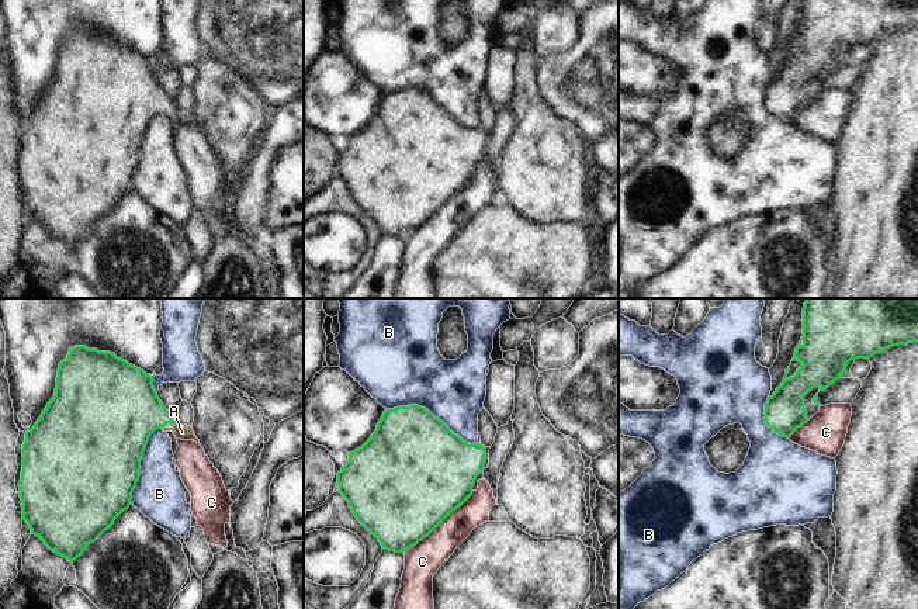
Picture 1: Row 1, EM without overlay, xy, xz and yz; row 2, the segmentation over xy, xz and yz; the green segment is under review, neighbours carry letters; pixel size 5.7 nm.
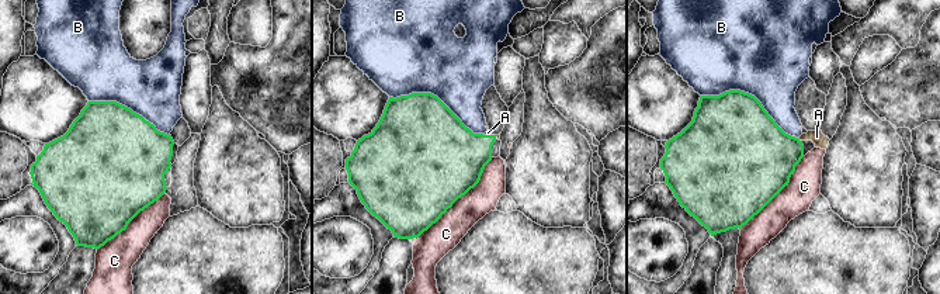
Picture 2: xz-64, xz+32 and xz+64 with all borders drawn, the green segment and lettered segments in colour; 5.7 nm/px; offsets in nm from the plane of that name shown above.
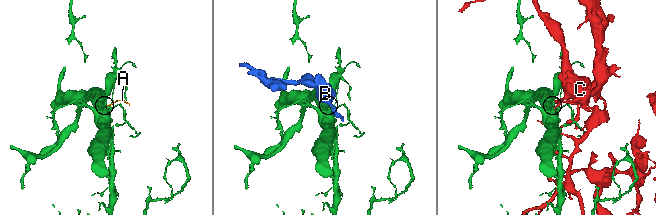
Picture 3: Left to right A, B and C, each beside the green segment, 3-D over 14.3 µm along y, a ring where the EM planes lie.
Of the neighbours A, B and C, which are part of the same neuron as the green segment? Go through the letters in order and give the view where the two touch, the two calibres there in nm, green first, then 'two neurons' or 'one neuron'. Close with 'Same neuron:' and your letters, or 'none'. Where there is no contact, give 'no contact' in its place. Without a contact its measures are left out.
A: meets green in xy; 440 nm thick on the green side, 80 nm on the other; one neuron
B: meets green in xz; 460 nm thick on the green side, 400 nm on the other; two neurons
C: meets green in xz; 500 nm thick on the green side, 200 nm on the other; two neurons
Same neuron: A

